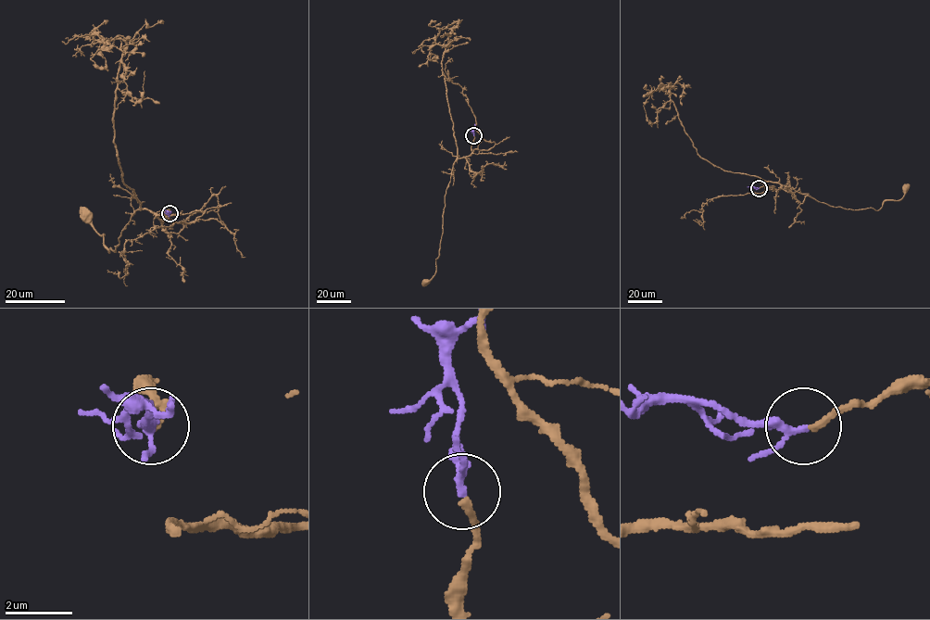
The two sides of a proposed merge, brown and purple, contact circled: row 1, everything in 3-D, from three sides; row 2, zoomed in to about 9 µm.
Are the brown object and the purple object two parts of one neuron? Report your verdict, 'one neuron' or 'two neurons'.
one neuron

